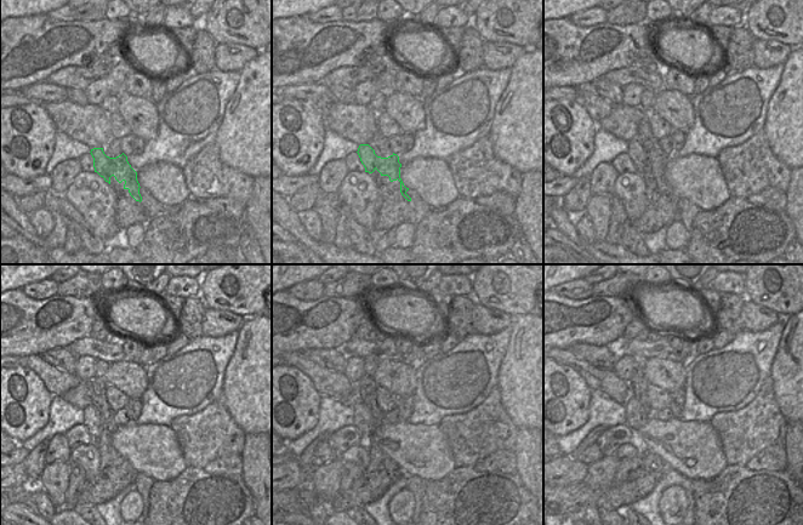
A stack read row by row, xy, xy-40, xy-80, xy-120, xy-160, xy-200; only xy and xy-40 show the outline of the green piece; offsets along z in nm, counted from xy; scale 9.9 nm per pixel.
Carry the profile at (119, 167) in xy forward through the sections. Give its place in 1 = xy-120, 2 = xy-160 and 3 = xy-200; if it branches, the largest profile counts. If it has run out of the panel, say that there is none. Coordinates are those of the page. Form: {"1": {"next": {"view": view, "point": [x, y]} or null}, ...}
{"1": {"next": {"view": "xy-120", "point": [92, 422]}}, "2": {"next": {"view": "xy-160", "point": [363, 420]}}, "3": {"next": {"view": "xy-200", "point": [637, 415]}}}

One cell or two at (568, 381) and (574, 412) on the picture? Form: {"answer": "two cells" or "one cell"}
{"answer": "one cell"}

